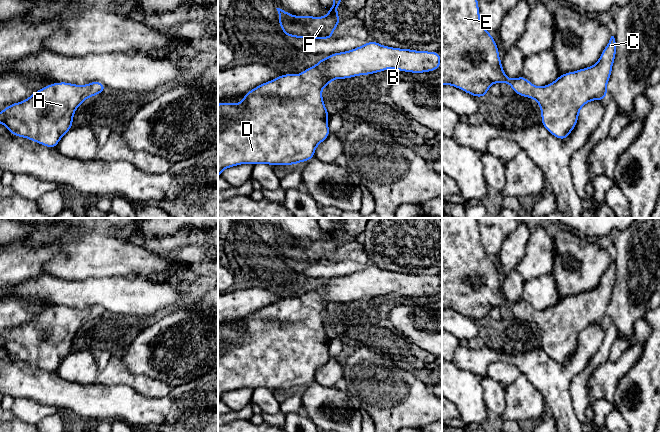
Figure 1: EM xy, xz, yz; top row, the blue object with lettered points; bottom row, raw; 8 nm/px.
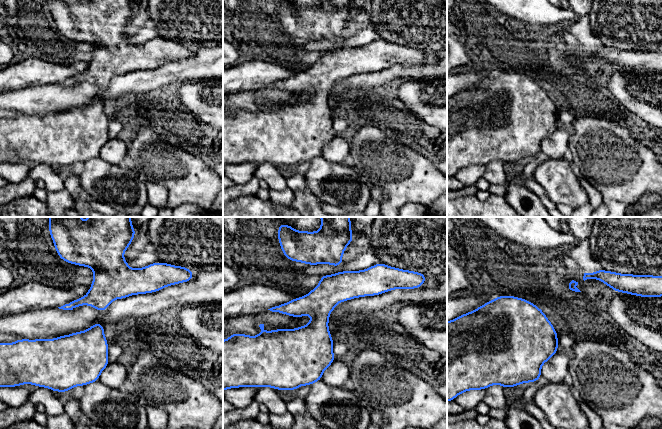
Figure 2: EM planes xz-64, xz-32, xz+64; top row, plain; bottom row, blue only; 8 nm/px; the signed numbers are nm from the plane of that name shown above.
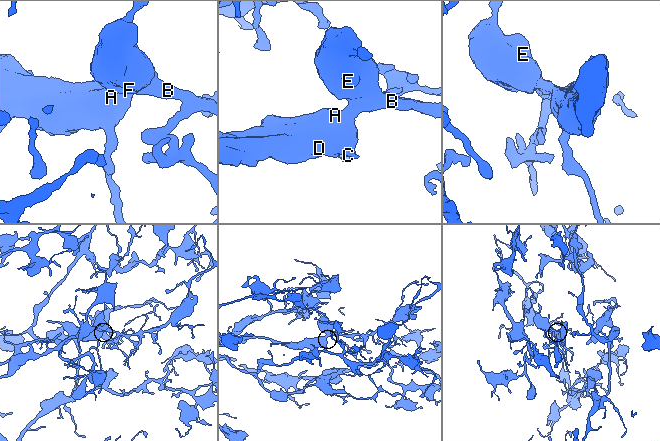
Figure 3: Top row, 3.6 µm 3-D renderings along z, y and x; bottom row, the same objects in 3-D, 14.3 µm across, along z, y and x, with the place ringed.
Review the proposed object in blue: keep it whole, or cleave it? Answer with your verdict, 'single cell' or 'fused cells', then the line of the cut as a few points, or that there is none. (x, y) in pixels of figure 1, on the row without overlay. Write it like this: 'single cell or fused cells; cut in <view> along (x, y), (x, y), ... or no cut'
single cell; no cut

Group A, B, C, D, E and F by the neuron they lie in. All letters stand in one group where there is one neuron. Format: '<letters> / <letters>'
A B C D E F

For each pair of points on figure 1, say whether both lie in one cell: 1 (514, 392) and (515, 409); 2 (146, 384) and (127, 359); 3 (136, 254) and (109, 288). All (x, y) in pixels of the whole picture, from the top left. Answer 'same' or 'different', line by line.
1: same
2: different
3: different

